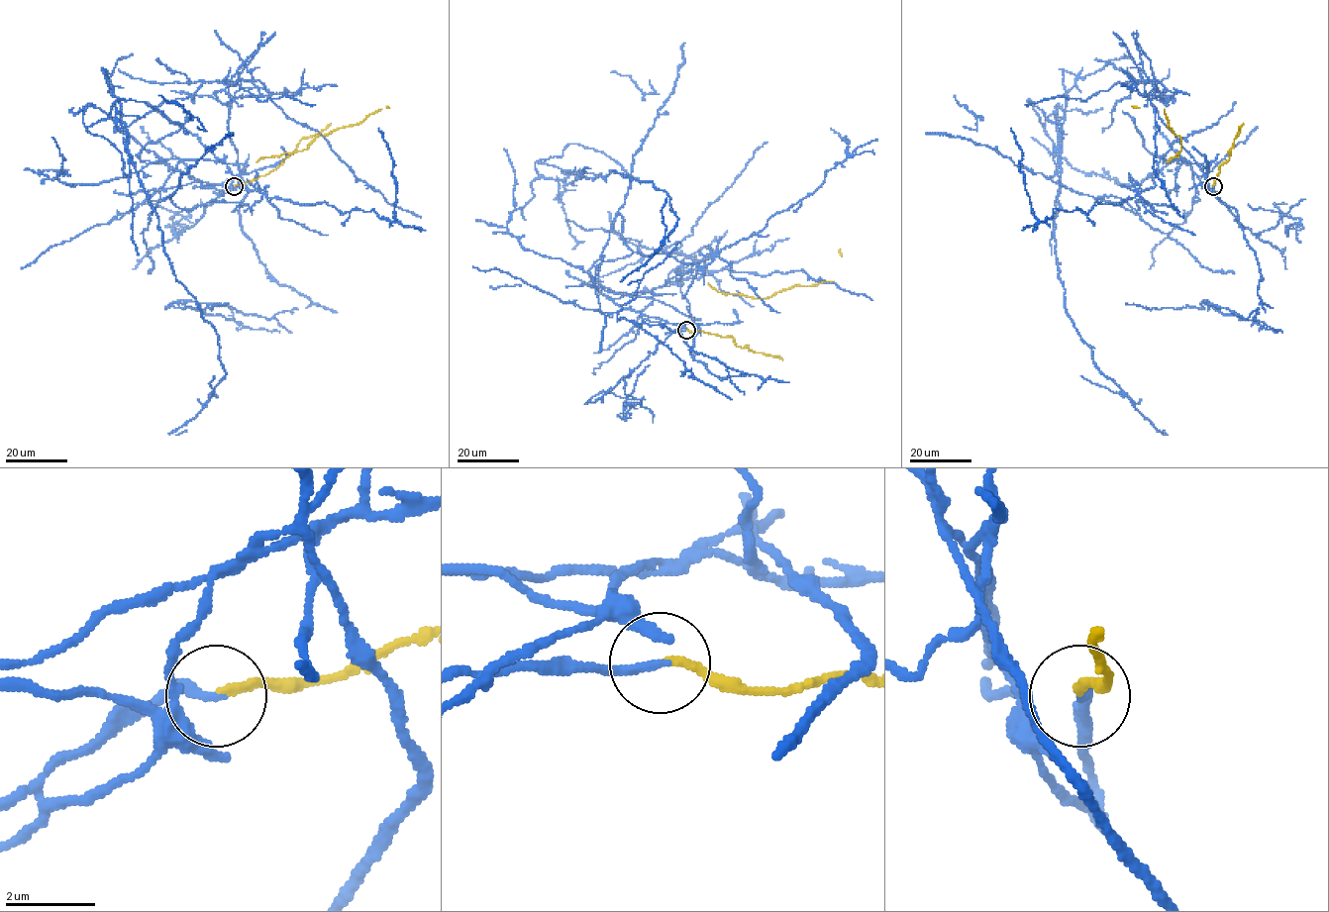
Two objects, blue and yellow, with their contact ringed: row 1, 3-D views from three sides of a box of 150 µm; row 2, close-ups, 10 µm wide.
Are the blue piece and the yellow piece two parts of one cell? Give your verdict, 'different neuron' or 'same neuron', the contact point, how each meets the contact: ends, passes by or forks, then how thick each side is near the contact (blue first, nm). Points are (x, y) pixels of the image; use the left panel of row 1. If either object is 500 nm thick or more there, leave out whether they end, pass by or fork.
different neuron; place (234, 186); blue ends; yellow ends; calibres 220 and 160 nm

